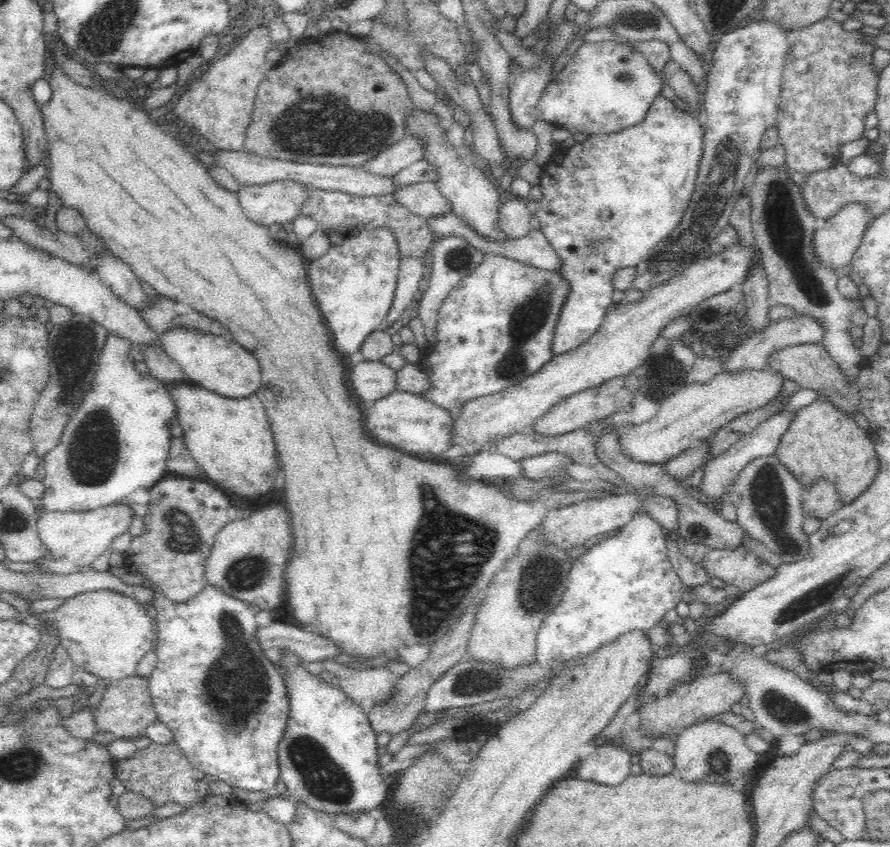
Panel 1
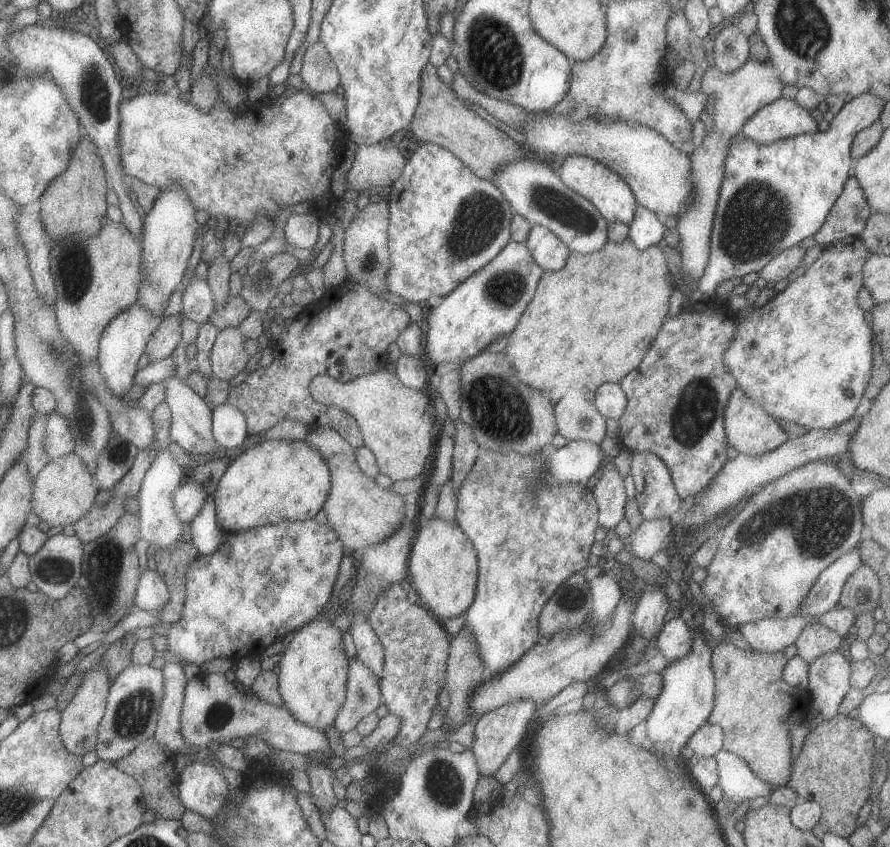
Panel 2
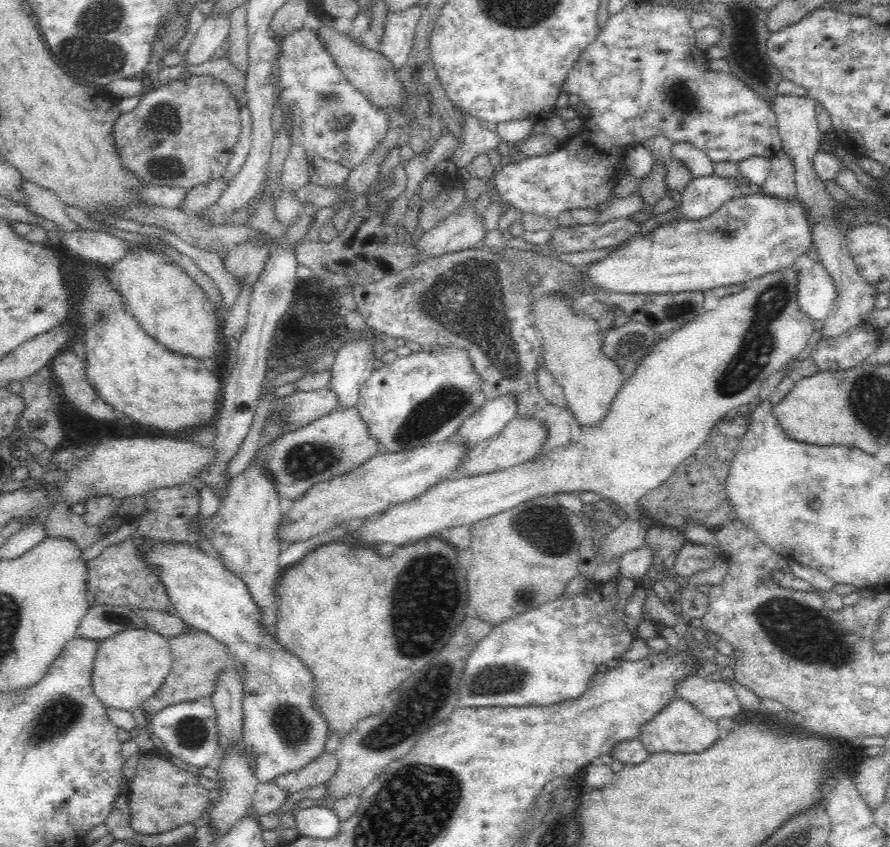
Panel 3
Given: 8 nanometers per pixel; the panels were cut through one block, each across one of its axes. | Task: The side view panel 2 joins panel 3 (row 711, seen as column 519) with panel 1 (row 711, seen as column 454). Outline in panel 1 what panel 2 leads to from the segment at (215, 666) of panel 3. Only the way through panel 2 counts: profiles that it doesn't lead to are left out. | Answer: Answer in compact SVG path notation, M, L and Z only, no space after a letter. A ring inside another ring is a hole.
M134 674L110 683L103 692L99 707L90 710L97 731L112 732L116 738L136 740L145 736L146 726L158 721L152 706L148 677Z

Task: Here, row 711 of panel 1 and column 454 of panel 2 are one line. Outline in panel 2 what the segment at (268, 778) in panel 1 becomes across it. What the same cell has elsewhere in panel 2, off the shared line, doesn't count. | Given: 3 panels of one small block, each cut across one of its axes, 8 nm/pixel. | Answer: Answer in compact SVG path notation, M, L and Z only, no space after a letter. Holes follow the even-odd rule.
M419 143L417 150L412 154L412 157L406 161L406 166L400 174L400 178L396 179L391 186L390 201L389 201L389 226L388 226L388 250L390 250L390 266L388 266L388 290L392 294L402 297L402 299L413 302L415 304L425 304L425 301L432 295L445 297L461 282L464 282L469 276L478 272L480 268L486 266L496 255L511 241L511 224L515 215L512 206L499 188L490 180L478 178L468 166L466 166L460 158L456 158L455 154L428 143Z

